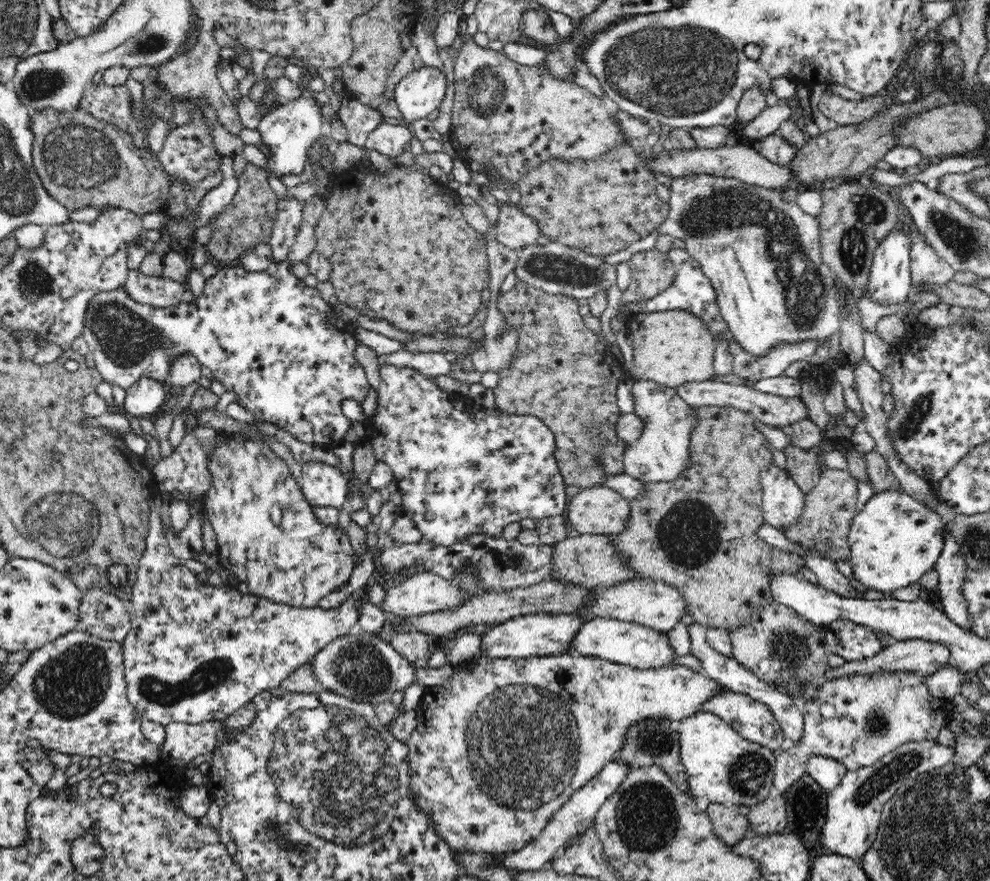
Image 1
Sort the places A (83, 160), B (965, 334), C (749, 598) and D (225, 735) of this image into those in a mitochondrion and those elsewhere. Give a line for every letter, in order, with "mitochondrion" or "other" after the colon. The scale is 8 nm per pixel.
A: mitochondrion
B: other
C: other
D: other

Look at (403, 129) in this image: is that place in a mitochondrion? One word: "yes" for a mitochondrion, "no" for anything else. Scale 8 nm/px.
no

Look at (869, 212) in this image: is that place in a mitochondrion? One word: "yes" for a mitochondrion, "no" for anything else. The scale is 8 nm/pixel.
yes

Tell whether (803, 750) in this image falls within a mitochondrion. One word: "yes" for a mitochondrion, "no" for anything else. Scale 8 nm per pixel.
no

